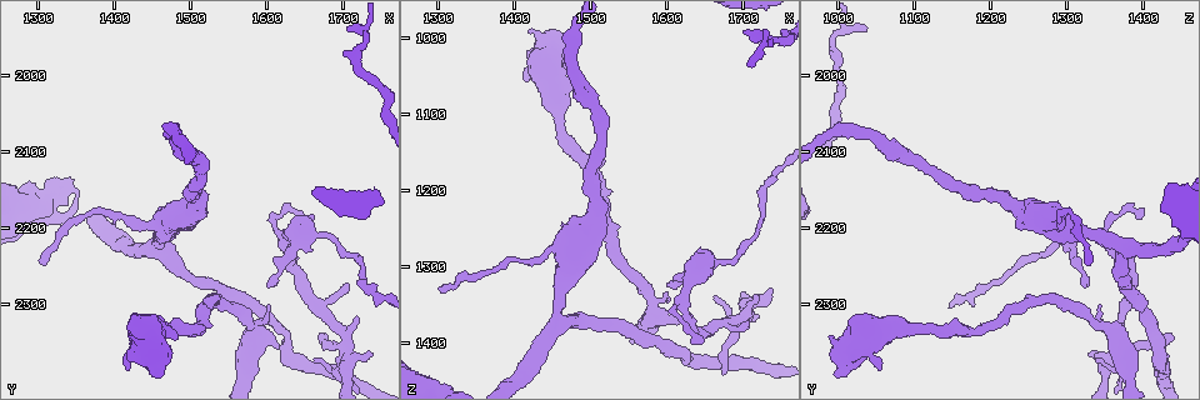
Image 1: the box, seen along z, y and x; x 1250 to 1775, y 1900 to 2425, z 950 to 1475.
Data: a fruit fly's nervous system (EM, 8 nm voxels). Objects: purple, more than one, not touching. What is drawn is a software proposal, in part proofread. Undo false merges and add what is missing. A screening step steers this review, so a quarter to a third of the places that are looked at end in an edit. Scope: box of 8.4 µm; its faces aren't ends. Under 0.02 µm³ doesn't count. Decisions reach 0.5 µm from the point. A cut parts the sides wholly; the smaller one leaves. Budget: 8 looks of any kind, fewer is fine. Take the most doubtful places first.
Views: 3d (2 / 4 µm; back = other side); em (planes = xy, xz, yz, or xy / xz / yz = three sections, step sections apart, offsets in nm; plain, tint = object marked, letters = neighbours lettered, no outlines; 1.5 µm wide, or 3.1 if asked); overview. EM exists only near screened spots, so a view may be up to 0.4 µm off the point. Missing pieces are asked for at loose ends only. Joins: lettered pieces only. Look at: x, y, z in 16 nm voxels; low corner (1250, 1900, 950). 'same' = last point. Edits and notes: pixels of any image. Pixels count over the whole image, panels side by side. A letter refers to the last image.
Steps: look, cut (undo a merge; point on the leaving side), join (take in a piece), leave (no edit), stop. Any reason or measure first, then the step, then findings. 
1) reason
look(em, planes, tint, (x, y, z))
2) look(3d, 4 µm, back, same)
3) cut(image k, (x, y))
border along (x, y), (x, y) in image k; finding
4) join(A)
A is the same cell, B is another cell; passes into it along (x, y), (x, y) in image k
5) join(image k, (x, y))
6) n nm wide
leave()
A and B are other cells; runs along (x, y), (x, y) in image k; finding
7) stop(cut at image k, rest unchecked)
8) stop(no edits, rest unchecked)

thin end
look(em, planes, tint, (1680, 2345, 1440))

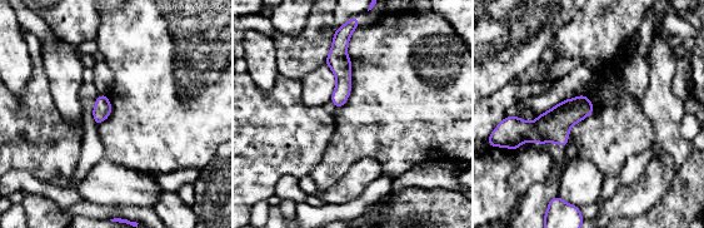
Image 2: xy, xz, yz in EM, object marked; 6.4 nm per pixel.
look(em, planes, letters, same)

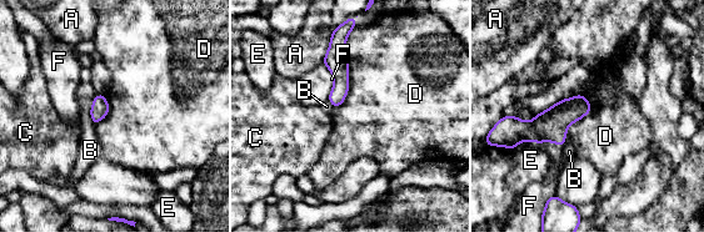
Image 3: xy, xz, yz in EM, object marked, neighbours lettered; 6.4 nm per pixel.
leave()
A, B, C, D, E and F are other cells; runs along (343, 40), (335, 104) in image 3; none of them fits

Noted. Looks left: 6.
free end
look(em, xz, step 8, letters, (1305, 2250, 1330))

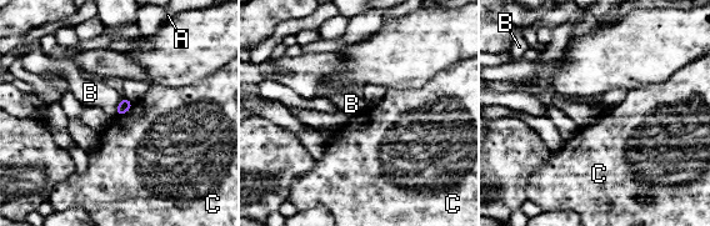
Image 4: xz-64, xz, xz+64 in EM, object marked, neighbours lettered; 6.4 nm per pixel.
cut it another way
look(em, planes, letters, same)

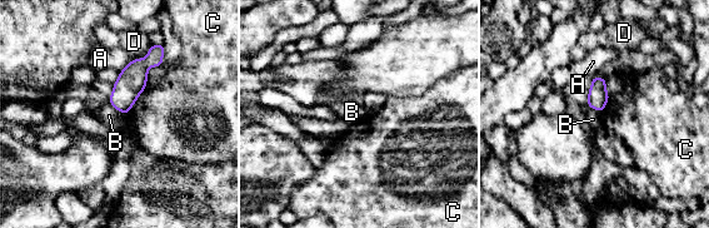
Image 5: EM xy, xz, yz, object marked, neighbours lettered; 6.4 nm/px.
130 nm wide
leave()
A, B, C and D are other cells; no lettered piece goes on from it

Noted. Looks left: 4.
look(em, yz, step 8, letters, (1645, 2185, 1400))

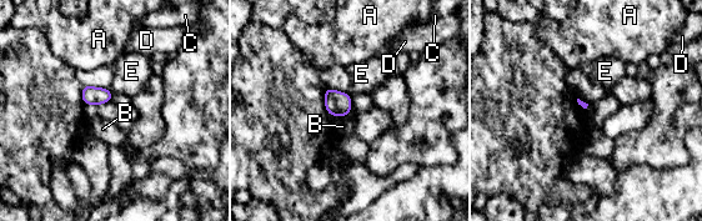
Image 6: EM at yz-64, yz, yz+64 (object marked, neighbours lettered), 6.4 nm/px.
look(em, planes, letters, same)

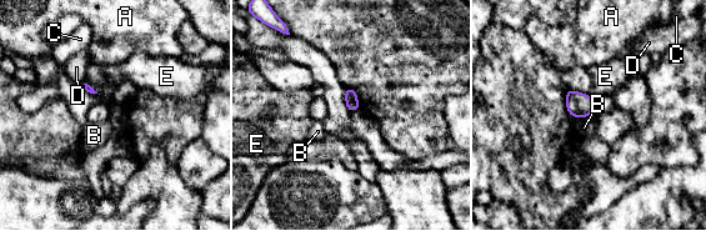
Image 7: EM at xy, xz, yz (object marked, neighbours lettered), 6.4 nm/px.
leave()
A, B, C, D and E are other cells; border along (575, 116), (587, 117) in image 7; no lettered piece goes on from it

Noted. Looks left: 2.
stop(no edits, rest unchecked)

